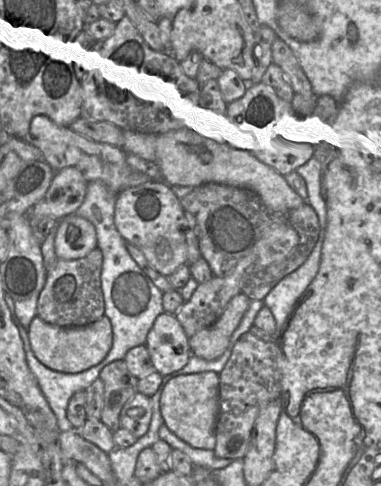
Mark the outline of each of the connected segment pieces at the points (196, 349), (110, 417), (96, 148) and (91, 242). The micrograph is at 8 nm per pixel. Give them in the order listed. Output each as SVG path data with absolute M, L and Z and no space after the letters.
M242 292L234 296L214 324L189 338L192 355L207 361L219 358L226 350L230 337L247 311L250 301Z
M124 360L107 364L100 372L104 385L100 421L112 432L120 429L120 414L124 405L138 393L139 379L129 372Z
M36 115L31 120L29 134L23 140L37 147L44 161L55 171L75 167L82 172L87 183L101 181L116 196L128 187L152 181L148 174L136 171L129 166L126 161L127 153L121 147L96 142L76 133L70 127L57 125L46 115Z
M69 215L55 227L54 248L57 259L77 260L97 248L95 227L87 219Z

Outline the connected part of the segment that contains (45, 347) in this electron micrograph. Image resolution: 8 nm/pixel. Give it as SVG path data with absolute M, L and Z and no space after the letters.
M106 316L79 328L62 328L35 317L29 325L28 338L35 357L44 366L57 372L79 373L105 359L113 344L113 330Z

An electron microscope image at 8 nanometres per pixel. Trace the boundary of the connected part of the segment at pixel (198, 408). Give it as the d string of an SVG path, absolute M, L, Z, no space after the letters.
M207 371L171 378L162 389L160 412L163 425L178 438L194 448L213 450L219 412L219 374Z

